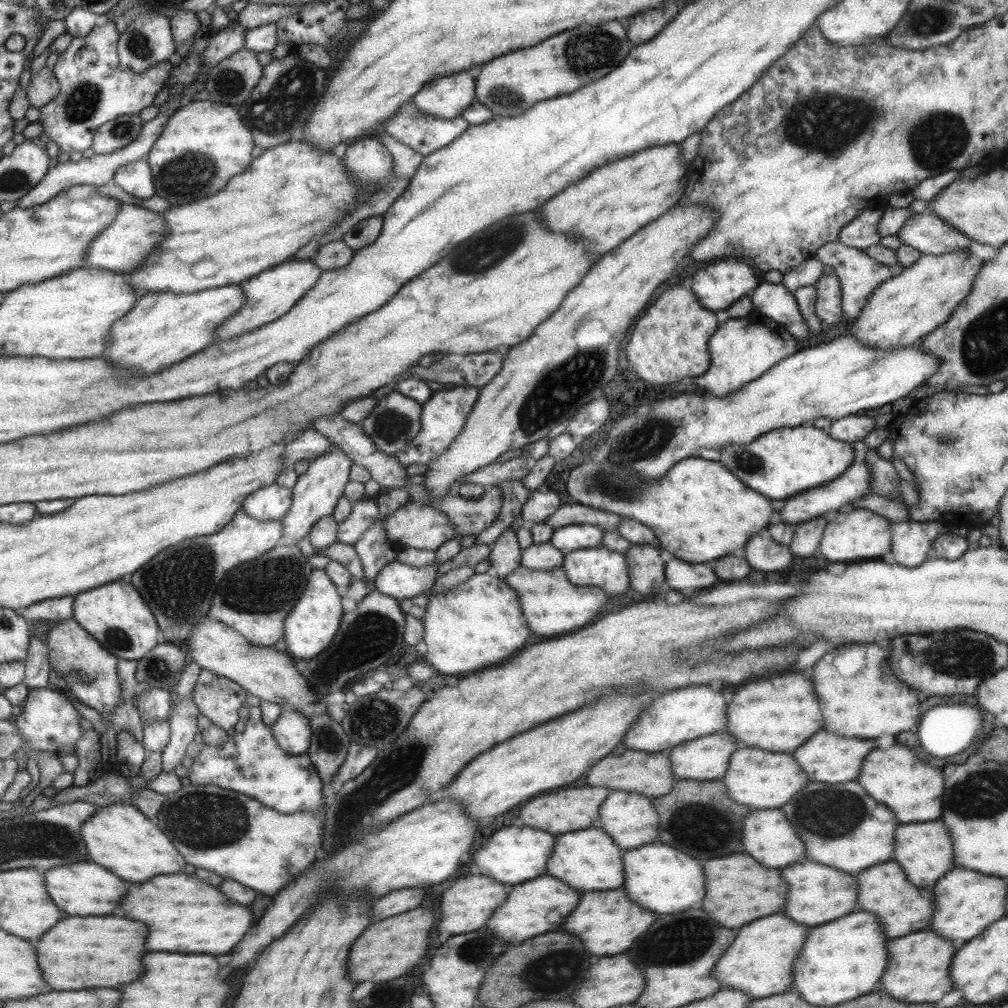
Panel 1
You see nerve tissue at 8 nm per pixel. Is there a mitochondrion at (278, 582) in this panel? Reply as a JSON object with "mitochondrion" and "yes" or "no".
{"mitochondrion":"yes"}

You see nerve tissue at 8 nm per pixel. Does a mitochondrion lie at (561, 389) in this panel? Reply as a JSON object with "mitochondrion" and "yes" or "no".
{"mitochondrion":"yes"}

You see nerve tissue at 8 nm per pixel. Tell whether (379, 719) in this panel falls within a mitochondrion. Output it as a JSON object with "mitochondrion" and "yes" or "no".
{"mitochondrion":"yes"}

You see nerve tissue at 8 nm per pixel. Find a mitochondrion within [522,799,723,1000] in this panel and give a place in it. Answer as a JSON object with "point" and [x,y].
{"point":[682,944]}

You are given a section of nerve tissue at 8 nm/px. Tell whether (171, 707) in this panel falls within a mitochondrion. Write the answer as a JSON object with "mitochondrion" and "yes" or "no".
{"mitochondrion":"no"}

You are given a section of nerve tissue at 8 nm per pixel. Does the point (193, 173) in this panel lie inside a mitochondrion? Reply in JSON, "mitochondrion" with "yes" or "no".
{"mitochondrion":"yes"}

